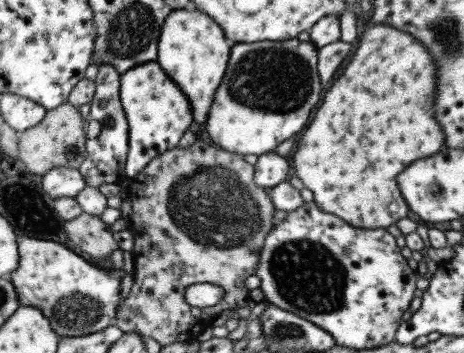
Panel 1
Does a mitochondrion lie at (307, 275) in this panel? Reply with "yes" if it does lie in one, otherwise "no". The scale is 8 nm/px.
yes

